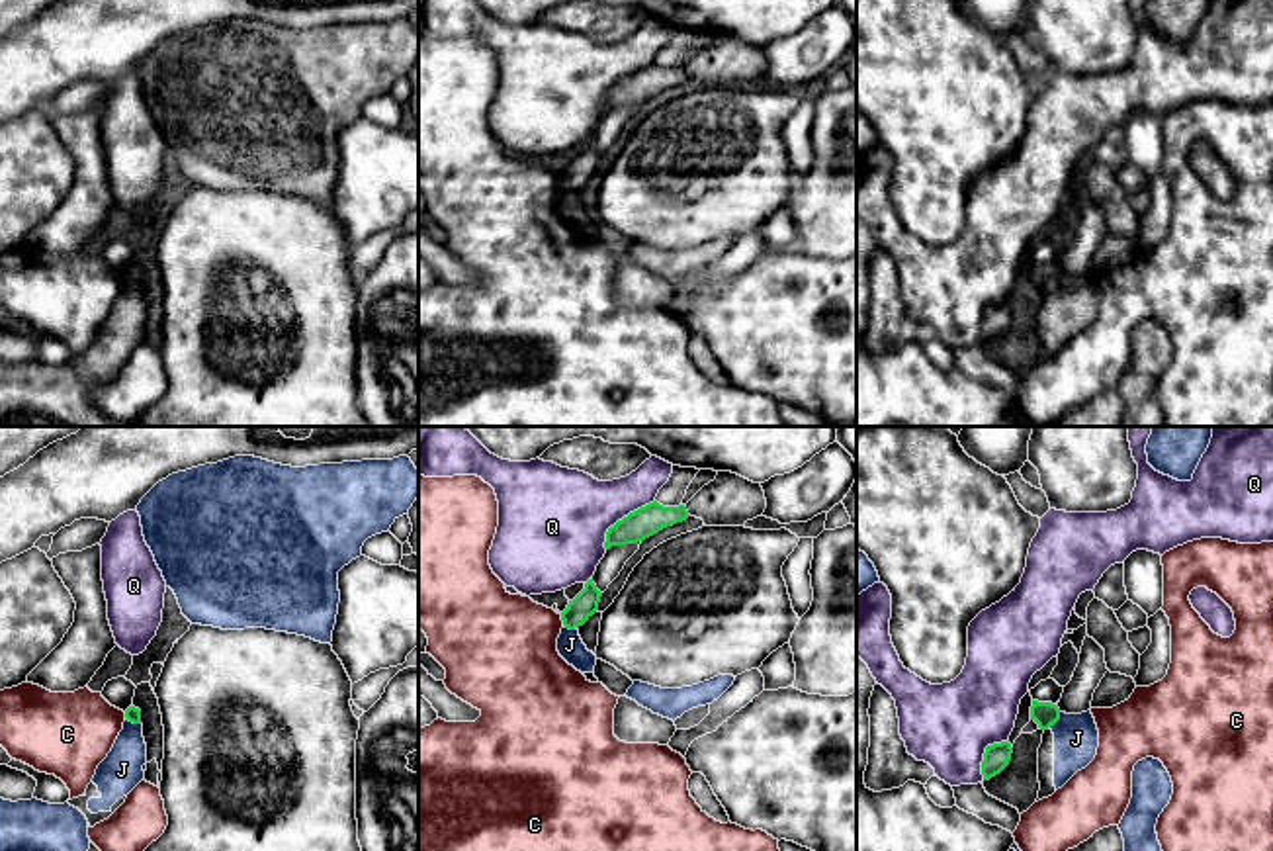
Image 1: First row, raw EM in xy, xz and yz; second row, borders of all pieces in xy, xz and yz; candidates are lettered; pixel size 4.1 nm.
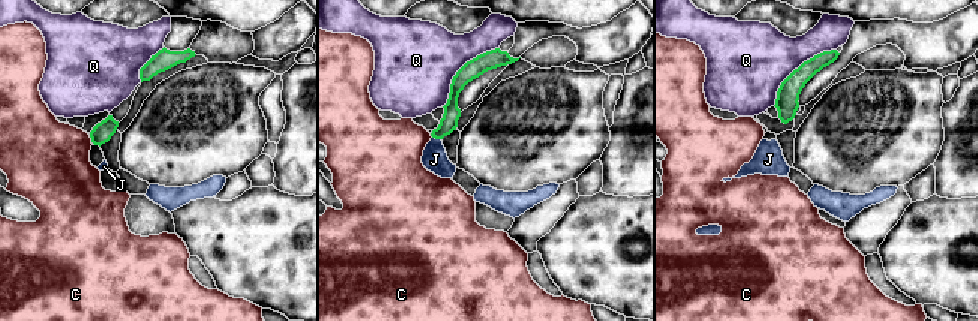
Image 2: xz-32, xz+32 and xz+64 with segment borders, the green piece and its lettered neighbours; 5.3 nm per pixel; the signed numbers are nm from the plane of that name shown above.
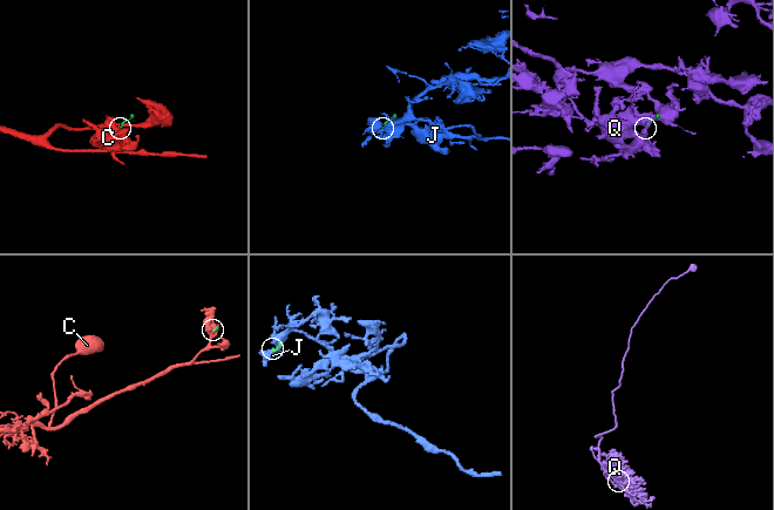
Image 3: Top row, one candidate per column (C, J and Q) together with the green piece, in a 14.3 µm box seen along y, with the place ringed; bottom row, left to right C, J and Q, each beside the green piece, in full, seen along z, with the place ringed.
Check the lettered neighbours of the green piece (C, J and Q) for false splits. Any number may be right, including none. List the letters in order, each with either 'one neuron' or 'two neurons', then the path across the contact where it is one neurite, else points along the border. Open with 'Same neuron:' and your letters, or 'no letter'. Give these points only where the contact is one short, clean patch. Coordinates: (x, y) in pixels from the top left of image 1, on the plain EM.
Same neuron: no letter
C: two neurons | along xz (560, 177), (564, 186)
J: two neurons | along yz (1060, 274), (1049, 288)
Q: two neurons

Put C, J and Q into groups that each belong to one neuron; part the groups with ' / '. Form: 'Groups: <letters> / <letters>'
Groups: C / J / Q

